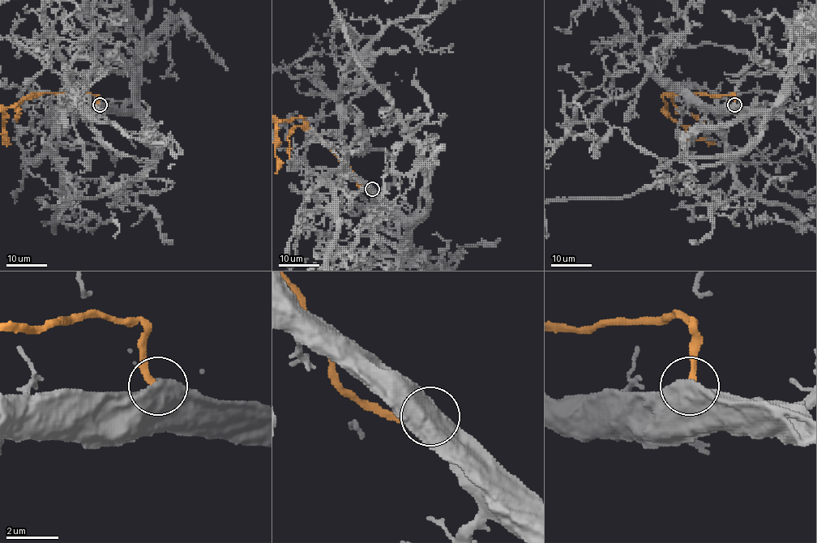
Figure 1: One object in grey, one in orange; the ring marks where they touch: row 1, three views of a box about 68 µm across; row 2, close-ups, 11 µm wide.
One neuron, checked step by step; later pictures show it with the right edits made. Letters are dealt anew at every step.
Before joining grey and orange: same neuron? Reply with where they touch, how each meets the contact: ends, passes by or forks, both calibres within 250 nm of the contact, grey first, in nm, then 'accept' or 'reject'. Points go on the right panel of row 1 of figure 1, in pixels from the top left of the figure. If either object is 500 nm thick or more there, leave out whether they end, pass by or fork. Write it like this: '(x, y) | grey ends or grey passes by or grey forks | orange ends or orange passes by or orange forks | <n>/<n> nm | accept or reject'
(734, 104) | 900/240 nm | reject

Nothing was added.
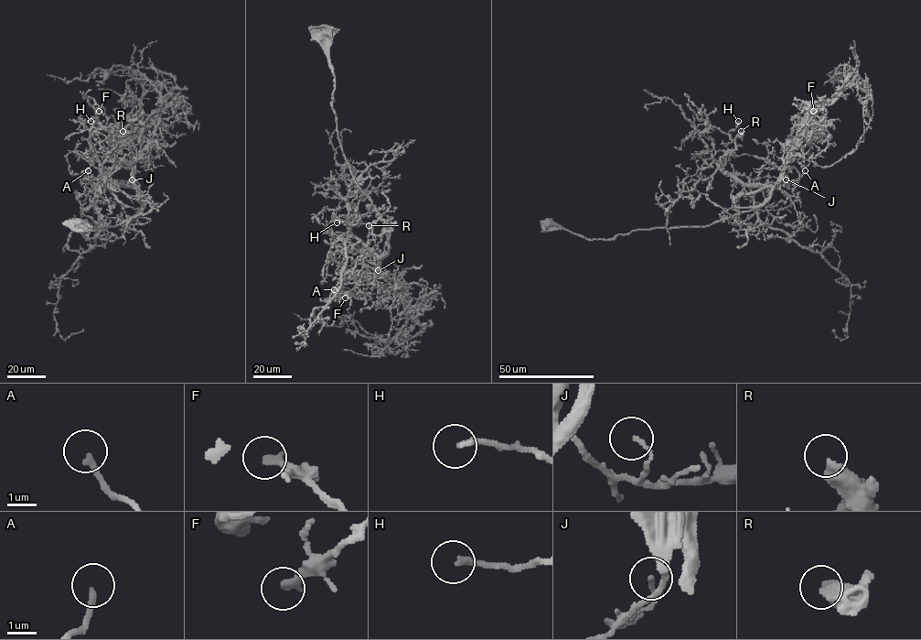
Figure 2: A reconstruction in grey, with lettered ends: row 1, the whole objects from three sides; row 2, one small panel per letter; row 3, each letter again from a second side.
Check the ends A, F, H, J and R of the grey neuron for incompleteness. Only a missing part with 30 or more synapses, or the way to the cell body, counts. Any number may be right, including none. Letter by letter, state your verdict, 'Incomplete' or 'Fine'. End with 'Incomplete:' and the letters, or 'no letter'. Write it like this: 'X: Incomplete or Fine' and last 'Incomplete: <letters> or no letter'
A: Fine
F: Incomplete
H: Fine
J: Fine
R: Fine
Incomplete: F

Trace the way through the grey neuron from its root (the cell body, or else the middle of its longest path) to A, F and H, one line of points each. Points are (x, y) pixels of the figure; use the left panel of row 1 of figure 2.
A: (80, 222), (88, 239), (92, 228), (118, 225), (143, 205), (133, 188), (98, 183), (94, 189), (88, 170)
F: (80, 222), (88, 239), (92, 228), (118, 225), (143, 205), (130, 139), (106, 128), (99, 111)
H: (80, 222), (88, 239), (92, 228), (118, 225), (143, 205), (134, 189), (103, 182), (113, 142), (91, 121)

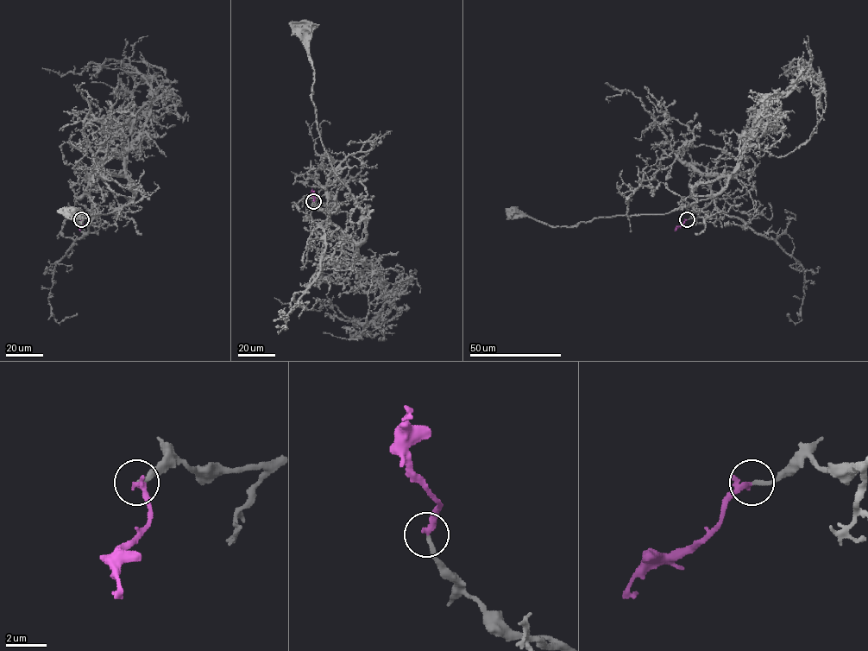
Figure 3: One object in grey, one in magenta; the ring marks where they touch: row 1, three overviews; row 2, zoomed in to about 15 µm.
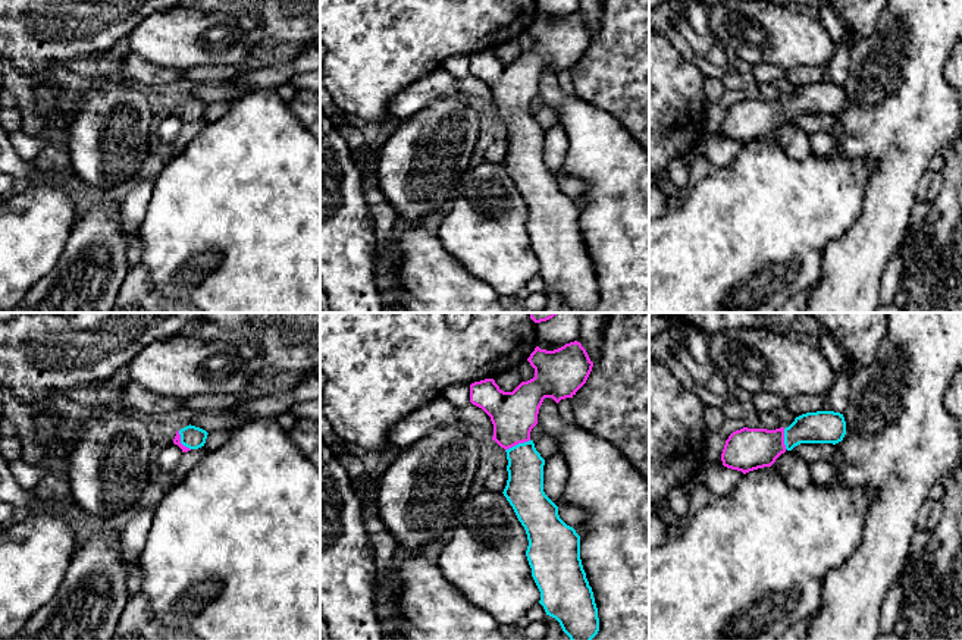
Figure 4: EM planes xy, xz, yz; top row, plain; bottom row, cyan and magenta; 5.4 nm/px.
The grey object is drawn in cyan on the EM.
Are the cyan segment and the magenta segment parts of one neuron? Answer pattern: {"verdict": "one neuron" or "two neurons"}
{"verdict": "one neuron"}

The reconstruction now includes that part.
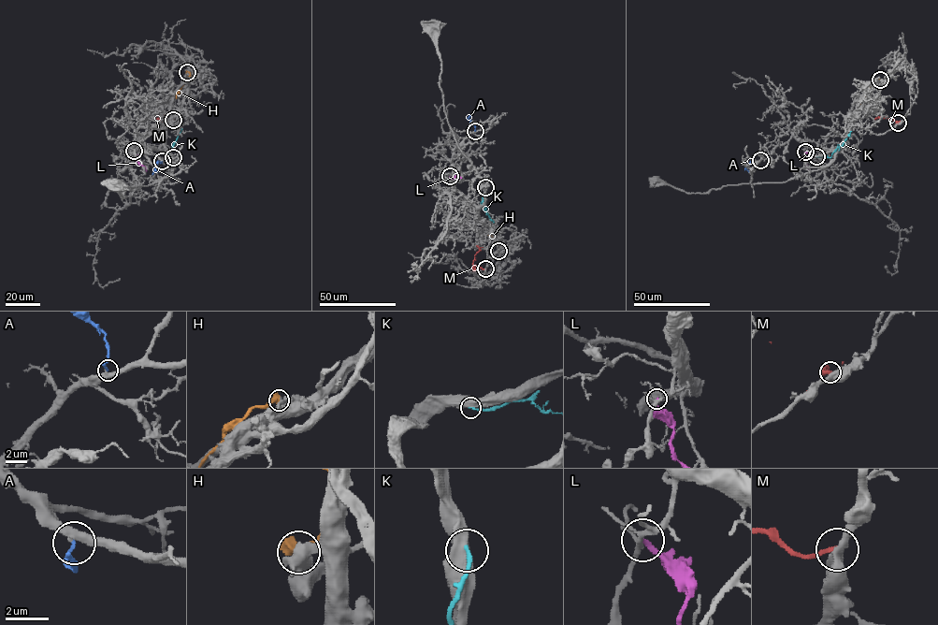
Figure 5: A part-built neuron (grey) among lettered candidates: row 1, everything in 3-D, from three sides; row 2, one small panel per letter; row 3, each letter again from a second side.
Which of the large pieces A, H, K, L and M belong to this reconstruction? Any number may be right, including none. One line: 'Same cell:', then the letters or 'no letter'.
Same cell: A

